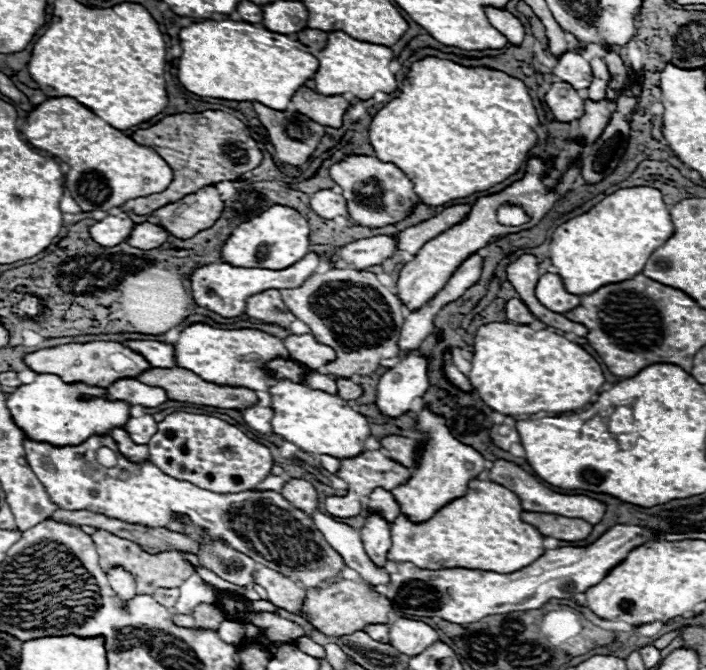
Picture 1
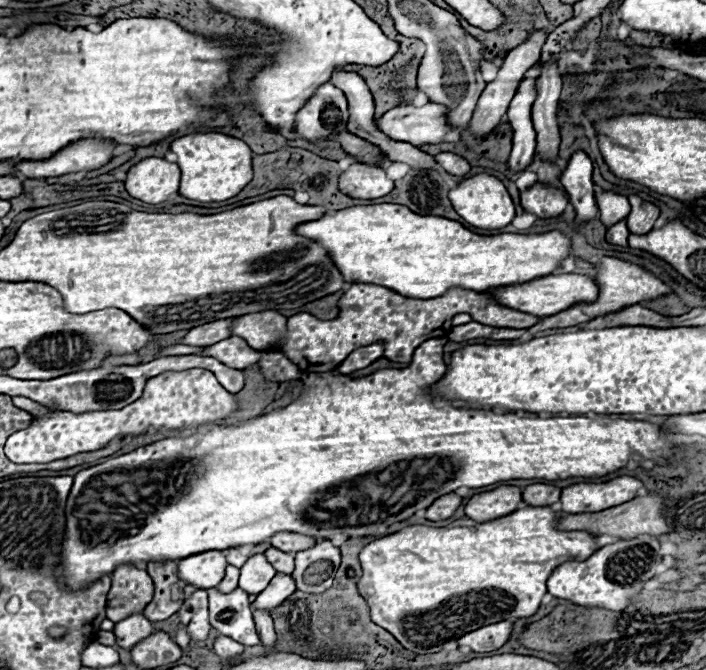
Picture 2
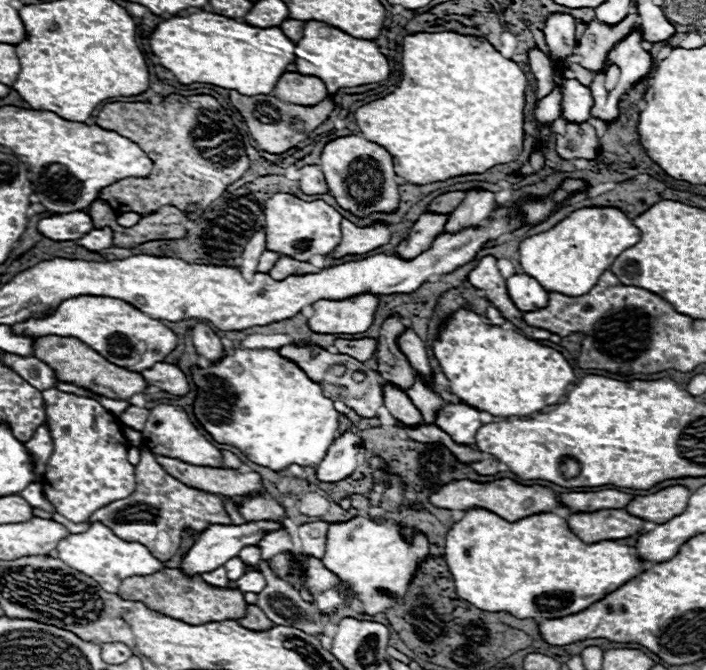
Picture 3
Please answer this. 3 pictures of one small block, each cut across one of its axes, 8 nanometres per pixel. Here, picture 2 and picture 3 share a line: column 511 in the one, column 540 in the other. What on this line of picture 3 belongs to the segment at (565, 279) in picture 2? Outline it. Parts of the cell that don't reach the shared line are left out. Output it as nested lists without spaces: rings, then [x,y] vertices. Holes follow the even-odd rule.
[[[514,274],[506,278],[506,288],[510,292],[510,298],[522,312],[544,308],[548,302],[548,292],[526,274]]]

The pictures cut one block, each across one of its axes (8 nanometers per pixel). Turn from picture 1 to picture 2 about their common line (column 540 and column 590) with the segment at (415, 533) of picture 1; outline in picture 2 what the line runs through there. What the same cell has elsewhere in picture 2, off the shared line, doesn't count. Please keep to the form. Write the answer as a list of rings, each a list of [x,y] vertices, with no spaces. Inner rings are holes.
[[[548,506],[518,508],[516,512],[492,522],[464,518],[454,520],[444,528],[416,524],[372,540],[362,548],[362,576],[358,580],[358,592],[368,602],[374,624],[386,628],[414,654],[434,654],[442,650],[444,642],[458,640],[476,628],[536,614],[540,600],[546,594],[546,580],[552,570],[564,562],[586,560],[592,556],[598,548],[594,538],[596,536],[588,532],[556,530],[556,516]]]

